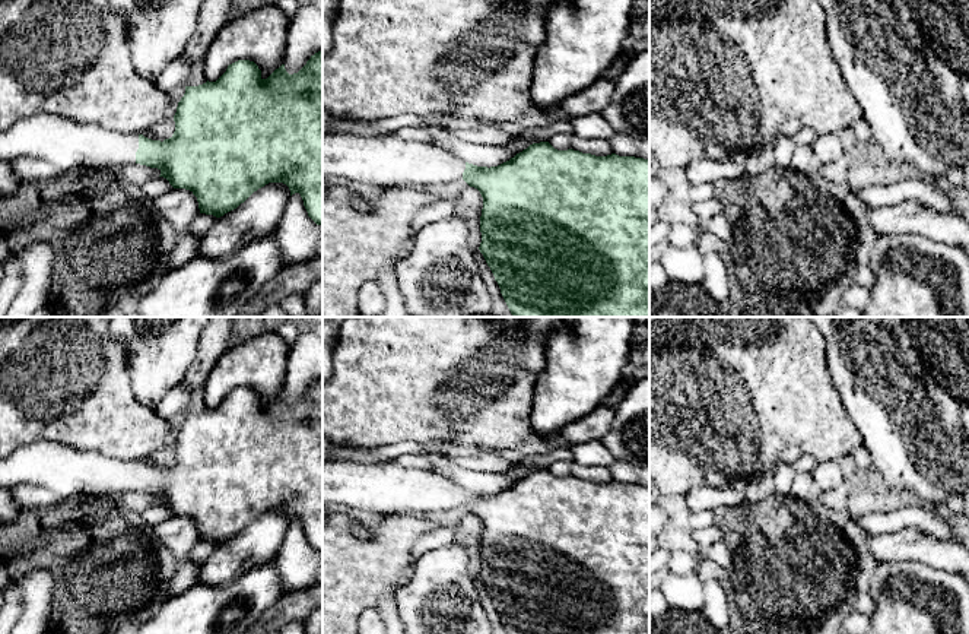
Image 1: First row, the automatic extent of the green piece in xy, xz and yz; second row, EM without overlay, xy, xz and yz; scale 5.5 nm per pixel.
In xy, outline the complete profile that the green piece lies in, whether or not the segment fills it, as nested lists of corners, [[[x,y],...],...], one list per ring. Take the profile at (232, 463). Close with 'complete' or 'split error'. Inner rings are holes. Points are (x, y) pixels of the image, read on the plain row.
[[[323,377],[311,383],[298,400],[289,402],[282,392],[267,406],[261,405],[254,389],[238,387],[216,409],[185,413],[174,448],[174,462],[161,469],[143,462],[124,462],[98,451],[77,450],[63,443],[35,441],[0,460],[0,488],[32,484],[50,489],[57,500],[76,495],[115,498],[127,491],[158,495],[159,504],[166,505],[174,516],[190,517],[197,524],[200,541],[216,545],[236,536],[266,511],[283,510],[290,523],[301,522],[308,543],[323,552]]]; split error

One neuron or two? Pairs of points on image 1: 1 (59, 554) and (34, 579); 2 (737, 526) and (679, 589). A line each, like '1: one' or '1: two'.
1: two
2: two

